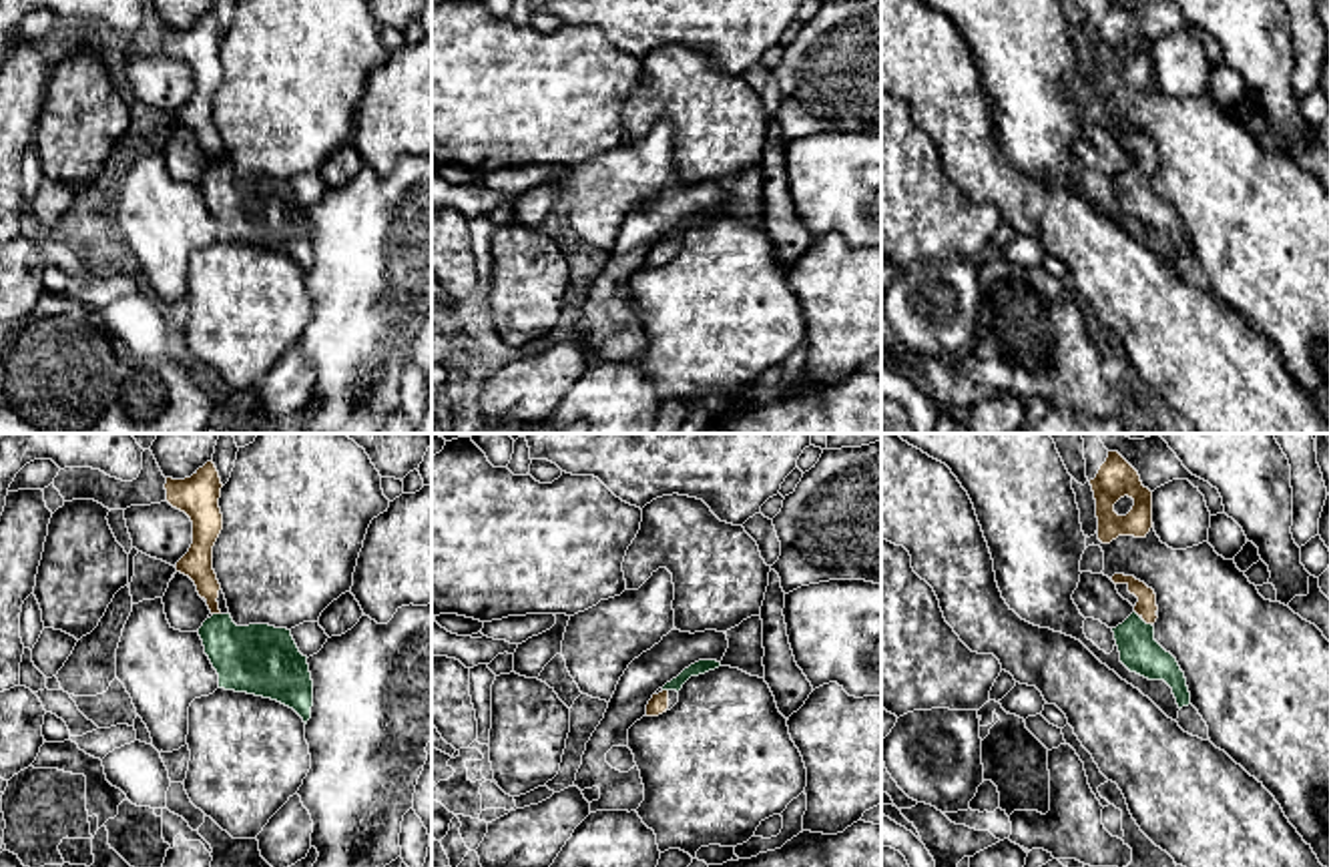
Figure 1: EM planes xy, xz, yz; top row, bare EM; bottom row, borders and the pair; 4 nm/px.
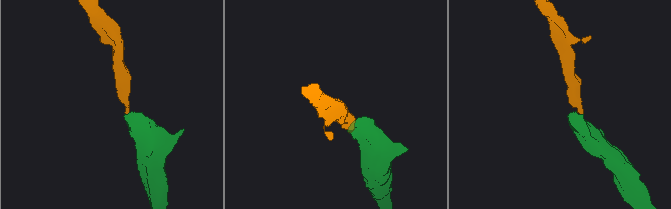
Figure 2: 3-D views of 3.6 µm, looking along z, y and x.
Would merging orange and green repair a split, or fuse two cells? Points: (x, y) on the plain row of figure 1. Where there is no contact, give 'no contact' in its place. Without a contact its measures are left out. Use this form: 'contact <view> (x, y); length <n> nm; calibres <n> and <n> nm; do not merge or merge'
contact yz (1143, 169); length 90 nm; calibres 80 and 160 nm; merge

